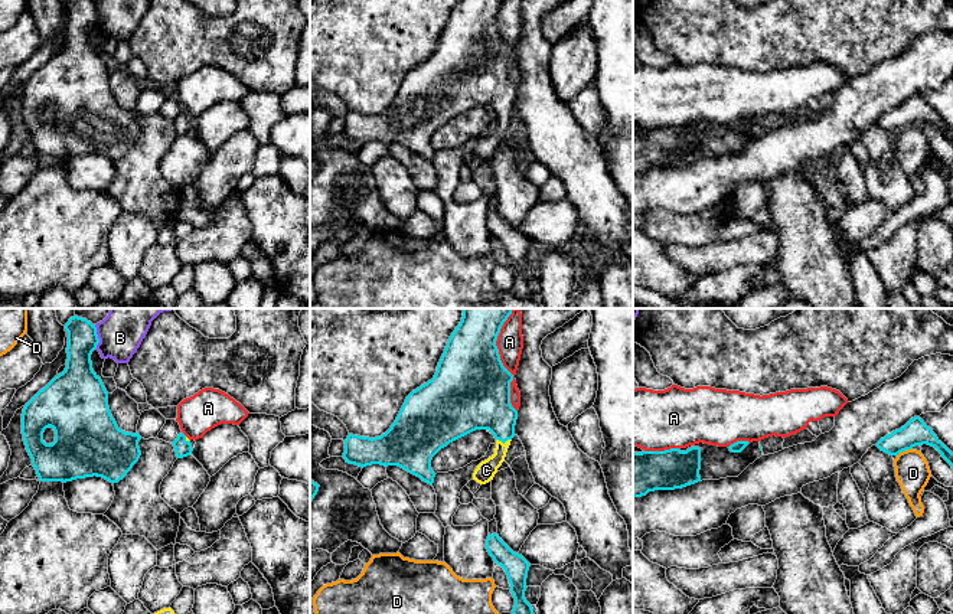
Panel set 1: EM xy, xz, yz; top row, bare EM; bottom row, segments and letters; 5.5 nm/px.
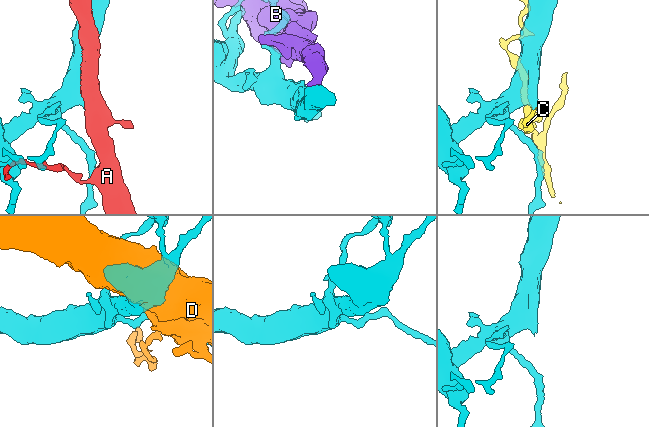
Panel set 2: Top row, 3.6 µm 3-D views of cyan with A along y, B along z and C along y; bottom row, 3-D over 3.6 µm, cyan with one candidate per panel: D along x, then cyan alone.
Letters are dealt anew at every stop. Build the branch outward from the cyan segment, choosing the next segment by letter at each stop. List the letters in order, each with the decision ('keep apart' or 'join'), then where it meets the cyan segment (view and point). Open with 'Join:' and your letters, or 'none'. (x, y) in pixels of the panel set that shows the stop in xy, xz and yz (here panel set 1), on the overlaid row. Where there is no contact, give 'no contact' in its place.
Join: C
A: keep apart; contact xz (501, 361)
B: keep apart; contact xy (97, 336)
C: join; contact xz (503, 443)
D: keep apart; contact yz (904, 450)

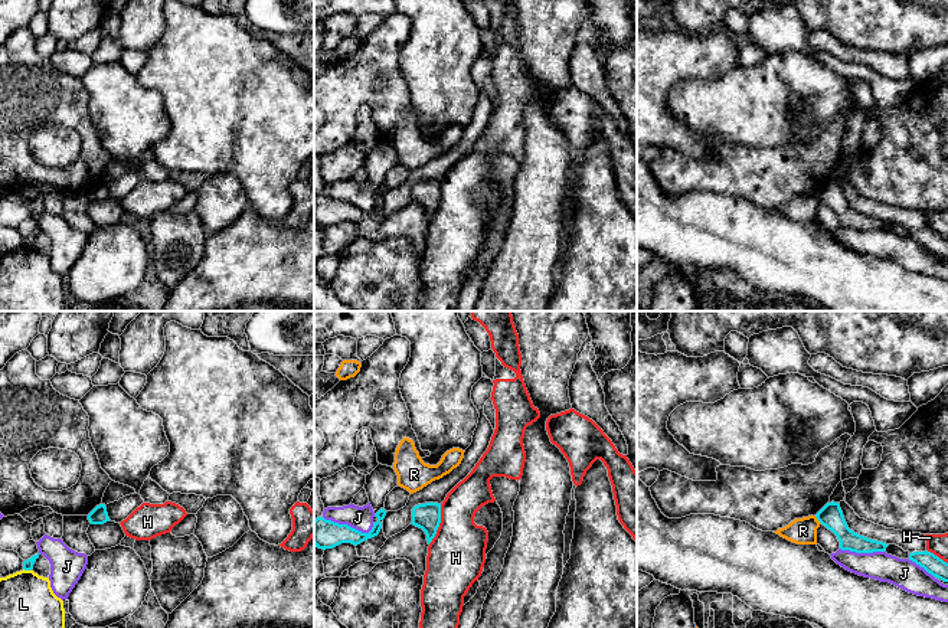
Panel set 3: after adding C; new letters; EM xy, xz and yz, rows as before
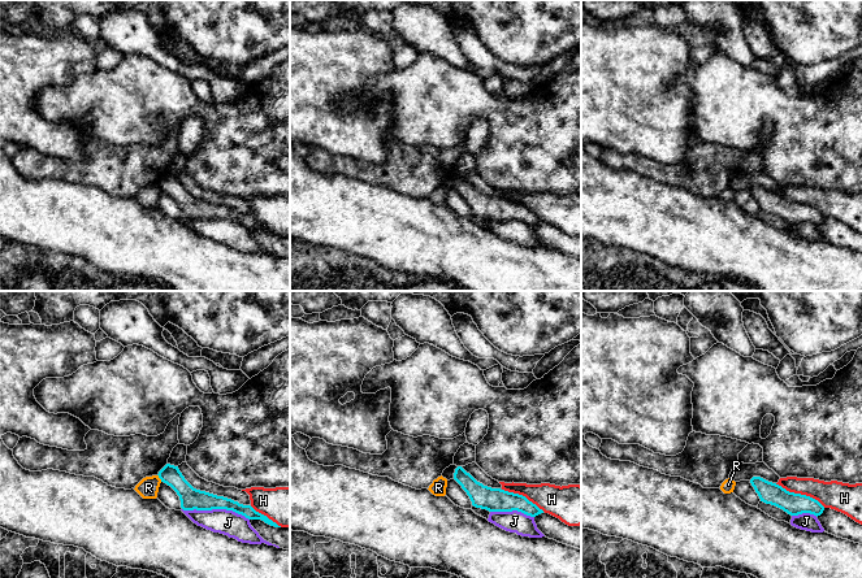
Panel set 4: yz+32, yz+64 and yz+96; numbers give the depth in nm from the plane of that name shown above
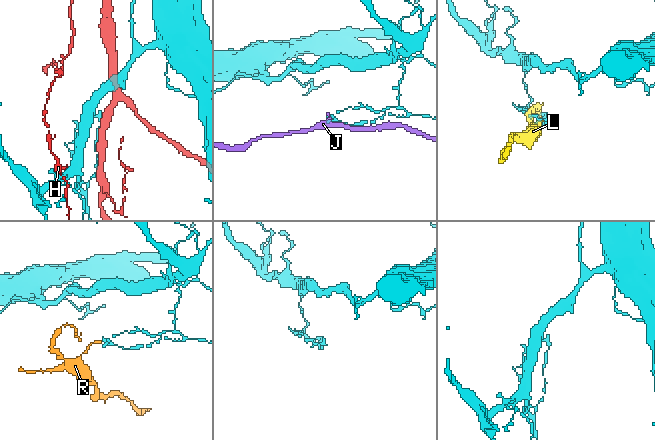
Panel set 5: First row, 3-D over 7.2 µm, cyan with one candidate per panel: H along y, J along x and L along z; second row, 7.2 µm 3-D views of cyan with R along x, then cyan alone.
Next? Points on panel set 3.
Join: none
H: keep apart; contact xz (438, 525)
J: keep apart; contact xz (349, 526)
L: keep apart; contact xy (28, 569)
R: keep apart; contact yz (819, 520)

